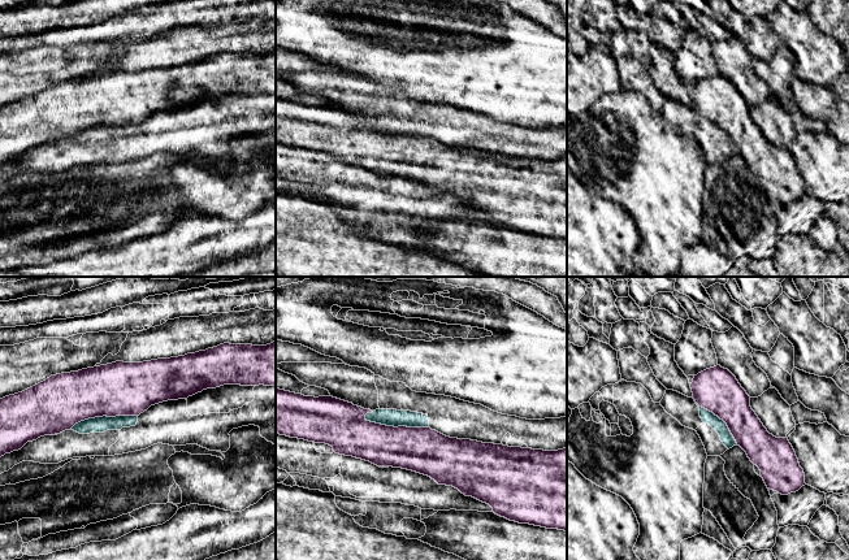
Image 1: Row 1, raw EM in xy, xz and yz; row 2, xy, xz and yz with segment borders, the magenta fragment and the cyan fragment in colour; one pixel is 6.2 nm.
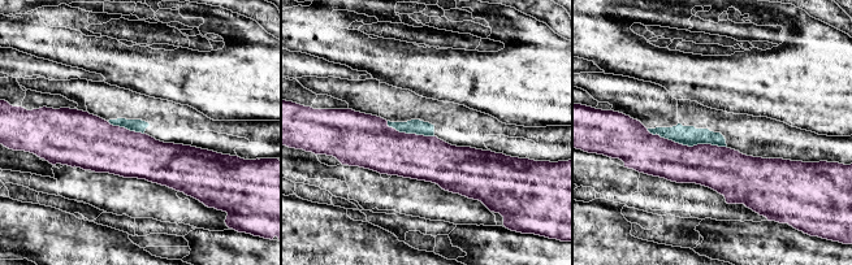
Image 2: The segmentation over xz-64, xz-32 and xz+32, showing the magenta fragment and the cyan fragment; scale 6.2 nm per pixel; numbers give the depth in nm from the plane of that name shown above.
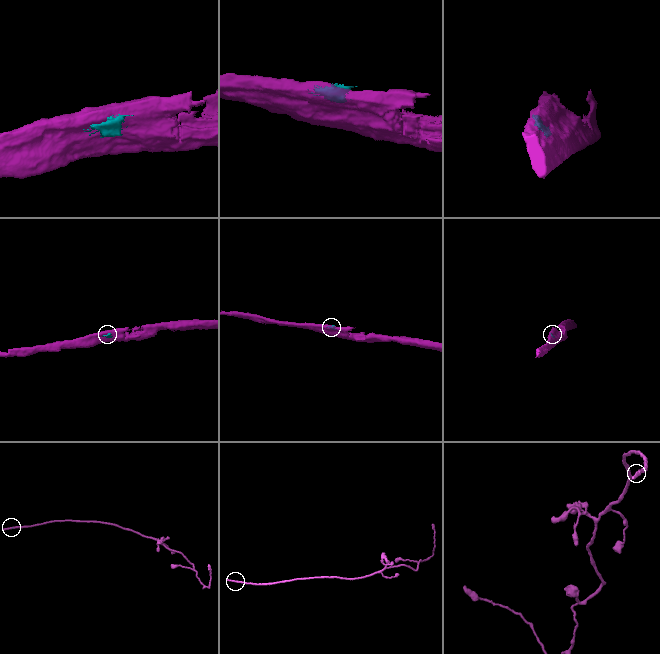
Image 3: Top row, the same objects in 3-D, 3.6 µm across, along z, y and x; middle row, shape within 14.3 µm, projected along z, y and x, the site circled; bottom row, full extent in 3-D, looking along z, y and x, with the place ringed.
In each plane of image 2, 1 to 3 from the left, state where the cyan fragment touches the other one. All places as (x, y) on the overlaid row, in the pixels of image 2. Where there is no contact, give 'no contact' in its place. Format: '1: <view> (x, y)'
1: xz-64 (124, 127)
2: xz-32 (409, 134)
3: xz+32 (687, 146)

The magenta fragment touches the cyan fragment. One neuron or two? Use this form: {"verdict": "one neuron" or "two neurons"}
{"verdict": "two neurons"}

